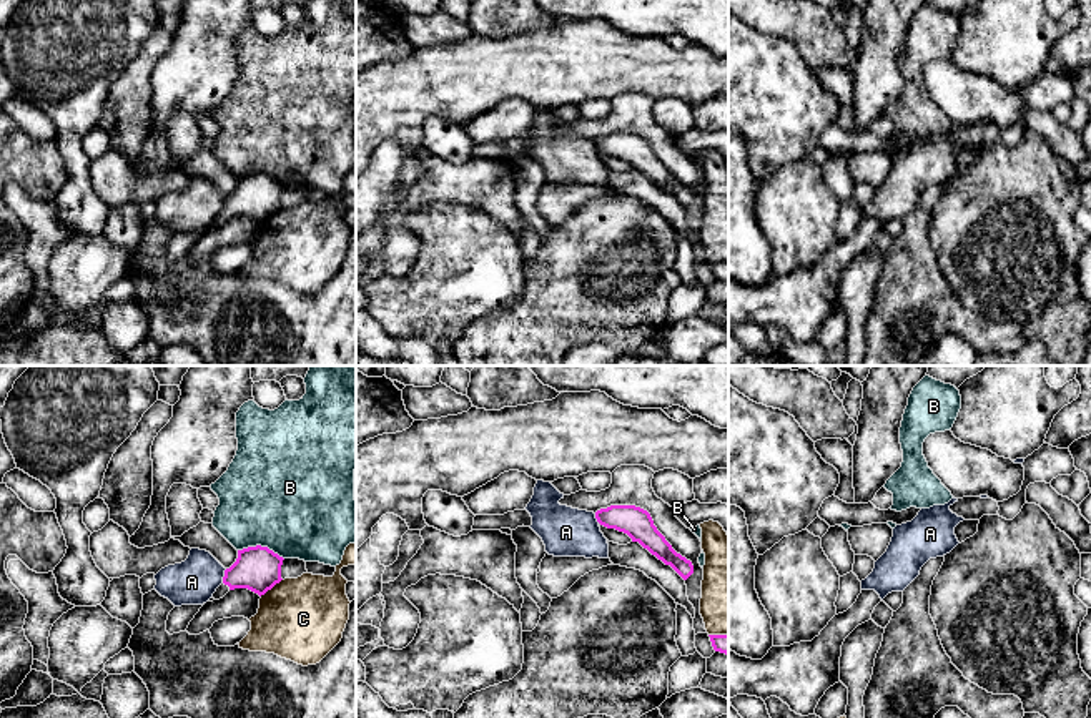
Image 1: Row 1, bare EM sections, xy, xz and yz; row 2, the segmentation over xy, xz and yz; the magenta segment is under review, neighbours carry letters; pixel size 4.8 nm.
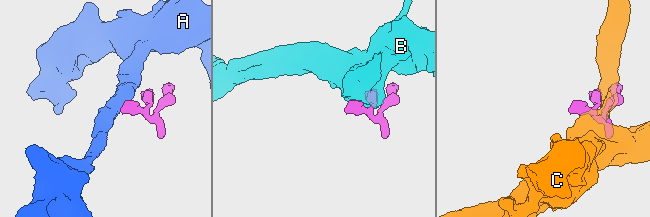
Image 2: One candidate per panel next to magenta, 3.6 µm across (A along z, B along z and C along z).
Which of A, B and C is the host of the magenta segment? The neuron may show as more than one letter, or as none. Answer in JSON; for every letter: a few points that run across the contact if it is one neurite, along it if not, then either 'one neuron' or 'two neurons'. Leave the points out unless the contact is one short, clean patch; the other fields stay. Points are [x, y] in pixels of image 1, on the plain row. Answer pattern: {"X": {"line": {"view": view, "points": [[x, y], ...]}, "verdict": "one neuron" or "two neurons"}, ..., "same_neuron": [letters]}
{"A": {"line": {"view": "xy", "points": [[227, 196], [222, 210]]}, "verdict": "two neurons"}, "B": {"verdict": "two neurons"}, "C": {"verdict": "two neurons"}, "same_neuron": []}

